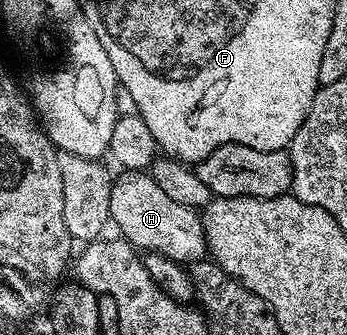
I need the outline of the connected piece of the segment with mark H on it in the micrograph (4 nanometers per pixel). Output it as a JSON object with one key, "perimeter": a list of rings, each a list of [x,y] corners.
{"perimeter":[[[122,171],[118,174],[113,178],[110,221],[122,232],[119,233],[121,240],[129,241],[139,251],[159,253],[184,266],[207,256],[206,232],[195,210],[180,207],[180,203],[164,195],[164,190],[150,178],[149,172]]]}

